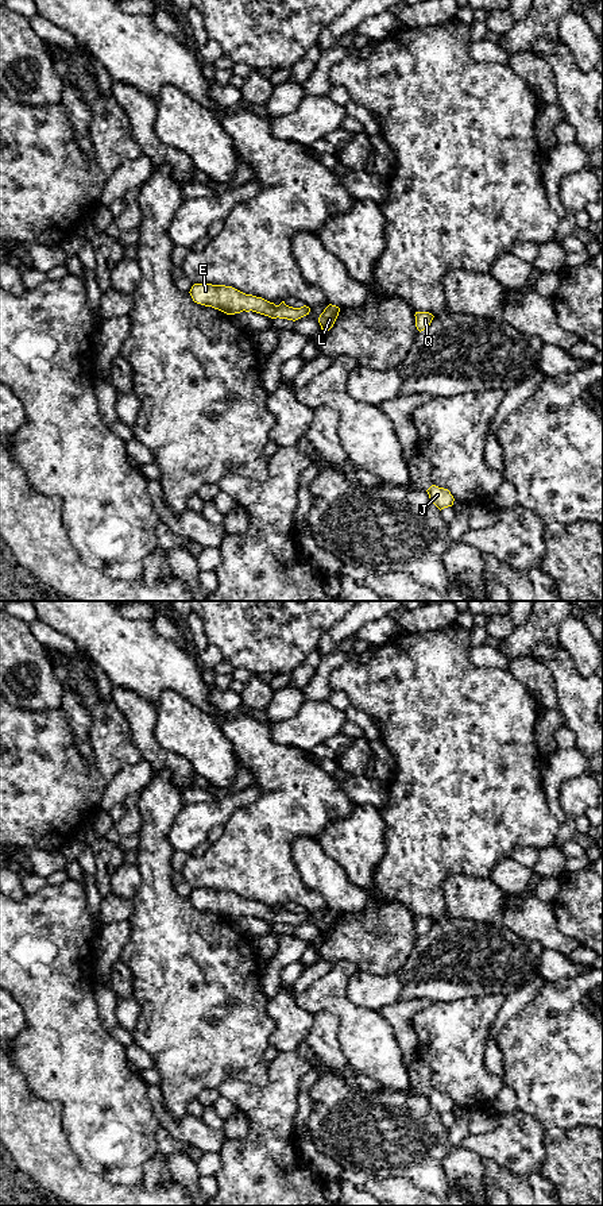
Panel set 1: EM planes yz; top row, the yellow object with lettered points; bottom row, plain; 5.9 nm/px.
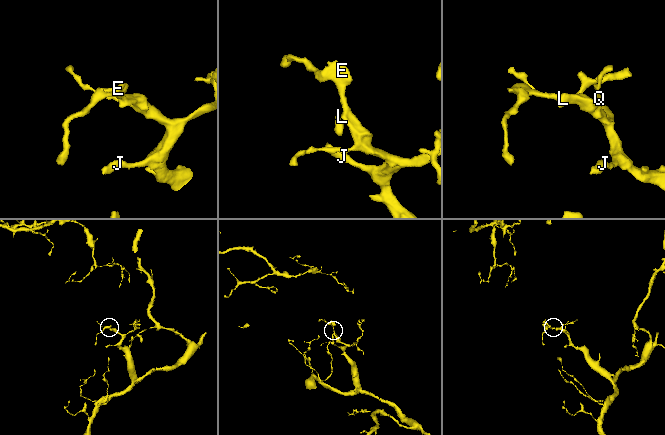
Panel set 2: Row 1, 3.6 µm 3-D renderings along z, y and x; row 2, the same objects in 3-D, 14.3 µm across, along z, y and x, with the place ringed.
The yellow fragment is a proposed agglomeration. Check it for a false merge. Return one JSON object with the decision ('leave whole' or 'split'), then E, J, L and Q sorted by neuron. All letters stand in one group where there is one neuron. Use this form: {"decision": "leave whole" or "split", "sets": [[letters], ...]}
{"decision": "leave whole", "sets": [["E", "J", "L", "Q"]]}

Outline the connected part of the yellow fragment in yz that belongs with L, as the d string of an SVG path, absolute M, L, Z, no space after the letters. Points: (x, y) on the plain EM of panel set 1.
M329 909L318 922L321 935L329 936L333 932L339 921L339 917L340 917L339 912Z

